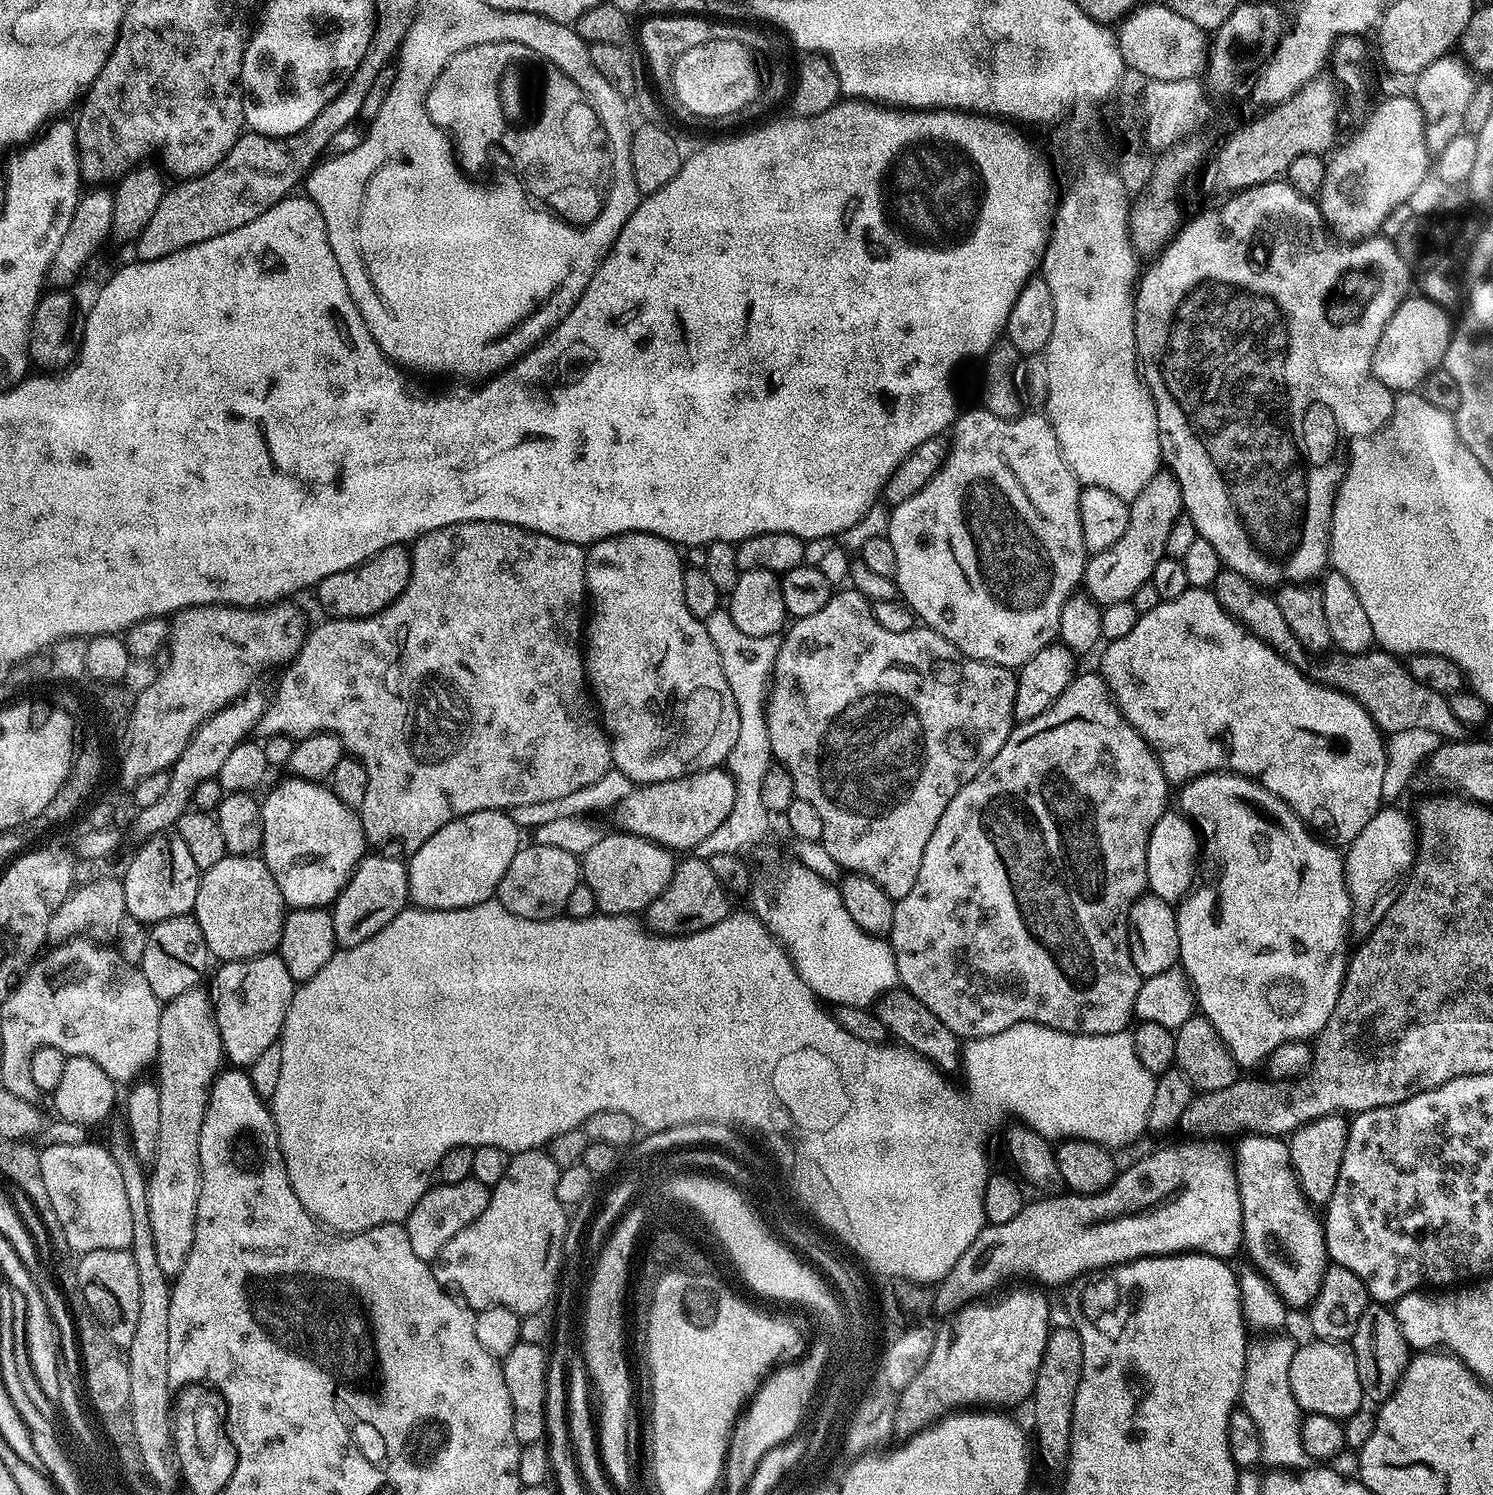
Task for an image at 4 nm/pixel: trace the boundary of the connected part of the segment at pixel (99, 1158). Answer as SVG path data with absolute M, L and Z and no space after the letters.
M103 1143L92 1144L61 1144L47 1145L40 1152L40 1165L42 1166L42 1178L46 1181L46 1190L50 1194L50 1202L54 1211L58 1214L58 1221L62 1224L63 1233L66 1234L66 1242L71 1251L83 1254L90 1250L122 1250L131 1249L134 1238L134 1221L130 1219L130 1205L126 1199L126 1189L122 1183L122 1173L114 1163L114 1158L108 1152Z

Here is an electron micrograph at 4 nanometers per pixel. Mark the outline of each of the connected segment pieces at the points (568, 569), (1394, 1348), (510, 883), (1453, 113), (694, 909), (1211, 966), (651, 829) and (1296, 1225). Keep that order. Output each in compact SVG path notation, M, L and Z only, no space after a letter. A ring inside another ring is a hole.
M471 520L471 521L470 521L470 522L462 522L462 523L461 523L461 524L451 524L451 525L450 525L450 526L442 526L442 527L441 527L441 528L439 528L439 529L438 529L438 530L430 530L430 531L429 531L429 532L427 532L427 533L426 533L426 534L422 534L422 535L421 535L421 536L417 536L417 537L416 537L416 539L415 539L415 541L414 541L414 543L413 543L413 544L412 544L412 545L411 545L411 548L410 548L410 555L411 555L411 558L412 558L412 569L411 569L411 570L410 570L410 582L406 582L406 590L402 590L402 594L398 594L398 598L397 598L397 599L396 599L396 601L394 601L394 602L393 602L393 603L392 603L392 604L391 604L391 605L390 605L390 606L386 606L386 607L385 607L385 608L384 608L384 609L382 609L382 611L380 611L380 612L379 612L379 613L378 613L378 614L374 614L374 615L373 615L373 616L367 616L367 617L366 617L366 618L362 618L362 619L361 619L361 620L338 620L338 619L335 619L335 618L328 618L328 619L325 619L325 621L326 621L326 622L325 622L325 624L320 624L320 625L318 625L318 626L317 626L317 628L316 628L316 625L315 625L315 627L313 627L313 628L312 628L312 629L311 629L311 631L309 631L309 633L308 633L308 635L307 635L307 636L305 636L305 637L304 637L304 645L302 645L302 646L301 646L301 647L300 647L300 652L299 652L299 653L298 653L298 654L297 654L297 655L296 655L296 657L295 657L295 658L293 658L293 660L292 660L292 662L291 662L291 664L289 664L289 665L287 665L287 667L285 667L285 668L284 668L284 669L283 669L283 672L284 672L284 677L282 677L282 678L281 678L281 680L280 680L280 685L278 685L278 686L277 686L277 688L276 688L276 693L274 693L274 694L273 694L273 696L272 696L272 700L271 700L271 696L270 696L270 699L269 699L269 700L268 700L268 701L267 701L267 704L266 704L266 707L265 707L265 710L264 710L264 712L263 712L263 714L262 714L262 715L261 715L261 716L260 716L260 718L259 718L259 723L258 723L258 732L261 732L261 734L262 734L262 735L261 735L261 737L264 737L264 738L267 738L267 737L269 737L269 736L290 736L290 737L292 737L292 739L293 739L293 740L295 740L295 741L298 741L298 740L303 740L303 739L304 739L304 737L305 737L305 736L316 736L316 735L318 735L318 733L320 733L320 732L329 732L329 733L330 733L330 734L331 734L331 735L332 735L332 736L336 736L336 737L337 737L337 738L339 738L339 739L340 739L340 745L341 745L341 746L342 746L342 747L344 747L344 751L345 751L345 753L347 753L347 755L350 755L350 756L354 756L354 757L356 757L356 759L357 759L357 760L360 760L360 761L361 761L361 762L362 762L362 766L363 766L363 767L364 767L364 769L365 769L365 770L366 770L366 802L365 802L365 803L364 803L364 804L363 804L363 806L362 806L362 807L360 807L360 808L359 808L359 809L358 809L358 815L359 815L359 818L360 818L360 825L361 825L361 826L362 826L362 830L363 830L363 831L364 831L364 839L365 839L365 841L366 841L366 844L367 844L367 847L368 847L368 848L369 848L369 849L371 849L371 851L372 851L372 852L373 852L373 853L376 853L376 854L379 854L379 855L382 855L382 856L395 856L395 857L397 857L397 858L411 858L411 857L412 857L412 855L414 855L414 853L415 853L415 852L416 852L416 851L418 851L418 850L419 850L419 848L420 848L420 847L421 847L421 846L422 846L422 845L423 845L423 844L424 844L424 843L426 843L426 842L427 842L427 841L428 841L428 839L430 839L430 837L432 837L432 836L433 836L433 835L434 835L434 834L438 834L438 830L442 830L442 826L446 826L446 825L447 825L447 824L449 824L449 823L450 823L450 822L454 822L454 821L455 821L455 820L457 820L457 819L458 819L458 818L462 818L462 817L463 817L463 816L465 816L465 815L466 815L466 814L474 814L474 813L475 813L475 812L481 812L481 811L482 811L482 810L490 810L490 809L491 809L491 808L499 808L499 809L501 809L501 810L507 810L507 809L510 809L510 808L513 808L513 807L514 807L514 806L523 806L523 804L526 804L526 803L529 803L529 802L554 802L554 798L566 798L566 794L574 794L574 790L582 790L582 786L591 786L591 785L593 785L593 783L594 783L594 782L598 782L598 778L602 778L602 774L606 774L606 773L607 773L607 772L608 772L608 770L609 770L609 768L611 768L611 767L613 767L613 762L612 762L612 746L611 746L611 743L610 743L610 741L609 741L609 739L608 739L608 737L607 737L607 735L606 735L606 733L605 733L605 731L604 731L604 729L603 729L603 727L602 727L602 724L601 724L601 721L600 721L600 720L599 720L599 719L598 719L598 716L597 716L597 713L596 713L596 712L595 712L595 711L594 711L594 704L593 704L593 701L592 701L592 700L591 700L591 699L590 699L590 689L589 689L589 687L588 687L588 685L587 685L587 683L586 683L586 673L585 673L585 671L584 671L584 653L583 653L583 651L582 651L582 613L583 613L583 612L584 612L584 611L585 611L585 608L586 608L586 589L585 589L585 586L584 586L584 572L585 572L585 571L586 571L586 570L587 570L587 569L588 569L588 557L587 557L587 555L586 555L586 552L585 552L585 549L584 549L584 548L583 548L583 547L581 547L581 545L579 545L579 544L571 544L571 543L570 543L570 542L562 542L562 541L561 541L561 540L559 540L559 539L558 539L558 538L550 538L550 537L549 537L549 536L547 536L547 535L546 535L546 534L542 534L542 533L541 533L541 532L531 532L531 531L530 531L530 530L526 530L526 529L525 529L525 528L519 528L519 527L518 527L518 526L514 526L514 525L513 525L513 524L507 524L507 523L506 523L506 522L494 522L494 521L493 521L493 520Z
M1368 1303L1366 1310L1362 1310L1362 1318L1358 1318L1358 1330L1354 1330L1350 1347L1358 1366L1358 1382L1362 1382L1365 1401L1390 1399L1410 1359L1410 1349L1396 1321L1395 1311L1382 1304Z
M529 842L516 851L510 866L506 866L506 874L502 874L502 882L496 887L495 899L510 914L518 914L518 918L555 920L563 913L566 898L570 898L574 886L581 880L582 864L576 854L558 846Z
M1449 54L1430 62L1421 72L1416 73L1414 95L1422 110L1424 119L1424 138L1429 153L1435 154L1443 150L1460 132L1464 131L1466 105L1474 95L1477 81L1473 73L1461 59ZM1473 79L1473 80L1472 80Z
M695 854L684 859L677 863L676 873L666 890L662 890L662 894L654 898L646 910L647 927L661 936L689 936L722 922L722 918L730 915L730 897L714 878L714 870L710 870L707 860L701 860ZM688 858L689 860L684 860Z
M1211 772L1183 785L1179 792L1179 811L1187 819L1193 821L1197 829L1212 828L1212 848L1216 851L1221 864L1220 881L1216 884L1216 892L1197 887L1195 891L1179 901L1176 908L1178 946L1180 947L1179 967L1184 969L1188 981L1192 984L1199 1011L1212 1023L1214 1030L1218 1030L1222 1042L1230 1050L1237 1065L1256 1064L1259 1060L1261 1063L1279 1044L1285 1044L1291 1040L1307 1041L1315 1037L1316 1033L1321 1032L1326 1026L1334 1010L1334 1002L1338 1002L1338 994L1346 971L1344 928L1346 932L1351 915L1351 900L1348 897L1343 876L1344 861L1341 853L1333 845L1313 835L1308 825L1302 823L1294 814L1294 810L1290 810L1290 806L1286 806L1286 802L1282 802L1274 794L1270 794L1270 790L1266 790L1263 784L1249 780L1247 776L1238 776L1234 772Z
M723 767L707 768L657 784L642 784L615 806L615 827L629 836L641 836L663 848L687 853L726 822L730 810L734 810L735 797L736 783L731 771Z
M1244 1134L1239 1137L1240 1145L1234 1148L1236 1181L1240 1187L1242 1202L1242 1226L1244 1227L1243 1251L1252 1259L1251 1267L1259 1272L1273 1291L1280 1296L1289 1309L1307 1309L1322 1286L1322 1278L1328 1265L1328 1247L1324 1241L1324 1225L1317 1209L1304 1197L1288 1149L1288 1140L1279 1136L1257 1136Z

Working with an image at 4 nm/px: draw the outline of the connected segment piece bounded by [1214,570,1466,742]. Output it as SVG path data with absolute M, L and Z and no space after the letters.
M1227 570L1218 574L1214 591L1217 602L1233 619L1253 636L1266 642L1266 646L1290 662L1290 666L1306 673L1315 684L1325 684L1327 688L1344 692L1358 701L1381 733L1391 734L1421 728L1430 730L1437 738L1448 742L1455 742L1465 735L1466 725L1454 716L1454 711L1448 705L1448 697L1430 690L1430 686L1422 686L1422 682L1415 680L1407 667L1391 652L1369 650L1362 654L1346 654L1332 650L1323 658L1313 658L1300 645L1298 638L1294 638L1290 626L1286 626L1286 618L1282 618L1282 610L1278 610L1275 595L1269 594L1263 587L1251 584L1242 574Z

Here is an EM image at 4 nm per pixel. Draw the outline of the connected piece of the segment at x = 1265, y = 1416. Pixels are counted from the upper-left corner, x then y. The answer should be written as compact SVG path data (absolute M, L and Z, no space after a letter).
M1266 1335L1270 1336L1264 1336L1261 1340L1253 1339L1249 1343L1248 1352L1245 1354L1239 1403L1258 1428L1261 1461L1278 1470L1283 1466L1299 1465L1296 1463L1304 1456L1302 1446L1297 1442L1297 1433L1300 1431L1300 1420L1297 1417L1301 1415L1301 1410L1298 1402L1294 1402L1294 1394L1290 1390L1290 1362L1298 1344L1288 1336Z

